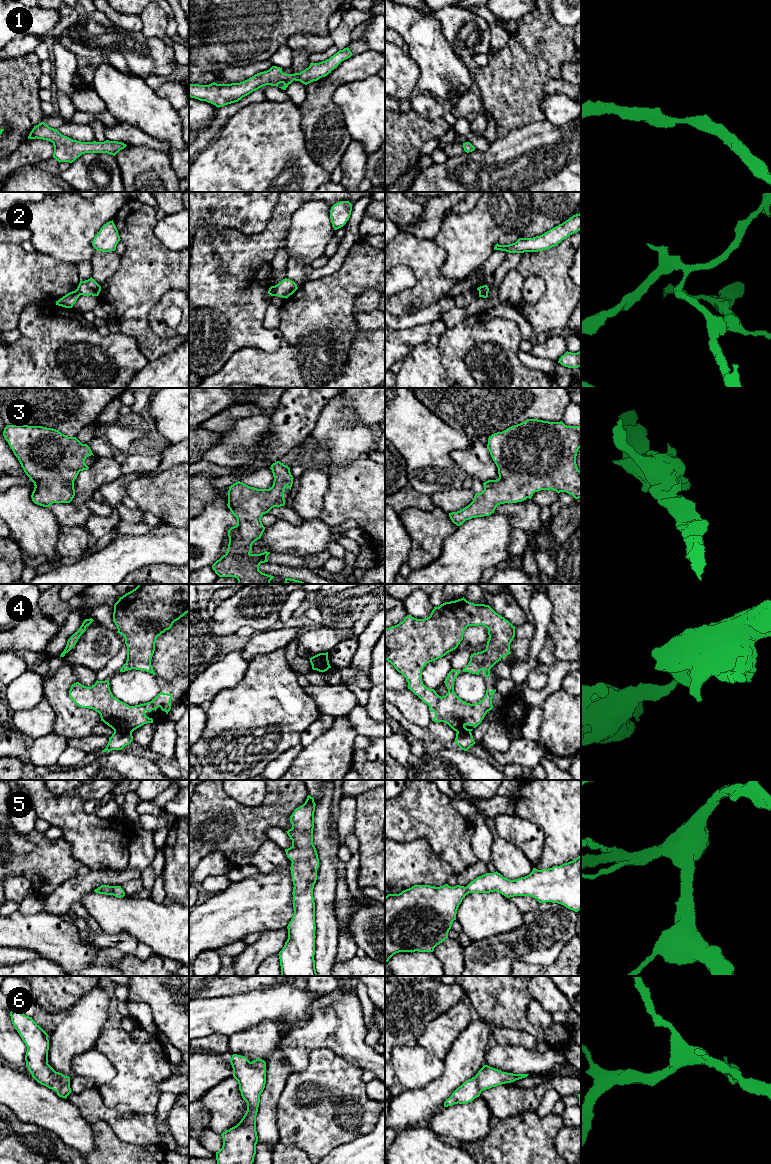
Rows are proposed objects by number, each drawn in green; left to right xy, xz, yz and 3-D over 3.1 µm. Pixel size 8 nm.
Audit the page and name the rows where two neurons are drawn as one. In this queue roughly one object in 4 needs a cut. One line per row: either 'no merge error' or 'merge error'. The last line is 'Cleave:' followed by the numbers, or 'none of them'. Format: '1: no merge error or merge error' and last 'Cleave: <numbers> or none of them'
1: no merge error
2: merge error
3: no merge error
4: merge error
5: no merge error
6: no merge error
Cleave: 2, 4

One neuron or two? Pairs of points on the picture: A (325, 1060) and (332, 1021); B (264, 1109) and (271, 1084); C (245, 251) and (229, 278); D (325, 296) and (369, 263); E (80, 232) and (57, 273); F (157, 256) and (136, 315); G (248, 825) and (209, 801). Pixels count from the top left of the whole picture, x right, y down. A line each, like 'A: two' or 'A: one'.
A: two
B: one
C: one
D: one
E: two
F: one
G: one

